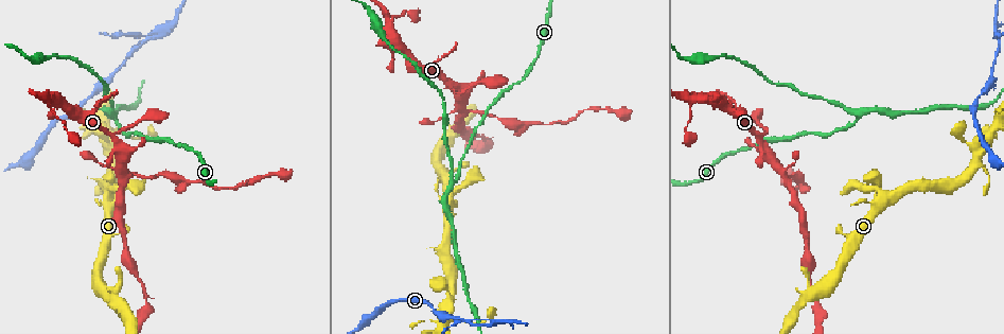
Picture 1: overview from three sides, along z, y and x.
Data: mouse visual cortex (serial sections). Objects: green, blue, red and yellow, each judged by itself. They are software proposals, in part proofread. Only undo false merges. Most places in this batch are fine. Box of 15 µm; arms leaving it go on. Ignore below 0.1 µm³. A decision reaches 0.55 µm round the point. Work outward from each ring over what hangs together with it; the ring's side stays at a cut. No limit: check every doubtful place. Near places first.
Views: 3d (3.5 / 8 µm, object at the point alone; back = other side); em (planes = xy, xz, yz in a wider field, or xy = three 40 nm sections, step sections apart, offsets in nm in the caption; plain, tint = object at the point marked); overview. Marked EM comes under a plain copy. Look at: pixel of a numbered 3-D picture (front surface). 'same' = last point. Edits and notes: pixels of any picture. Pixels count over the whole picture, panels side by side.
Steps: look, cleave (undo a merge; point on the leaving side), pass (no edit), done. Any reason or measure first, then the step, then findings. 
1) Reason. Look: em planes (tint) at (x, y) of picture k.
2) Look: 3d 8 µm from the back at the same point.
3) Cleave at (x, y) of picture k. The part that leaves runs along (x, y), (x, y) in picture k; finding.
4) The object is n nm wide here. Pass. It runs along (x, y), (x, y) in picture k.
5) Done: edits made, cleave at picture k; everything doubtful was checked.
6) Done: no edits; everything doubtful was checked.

Two arms in line, one across. Look: 3d 3.5 µm at (783, 174) of picture 1.

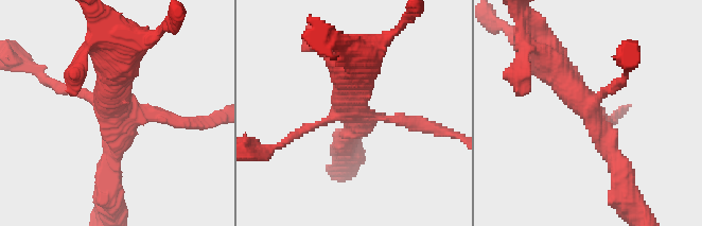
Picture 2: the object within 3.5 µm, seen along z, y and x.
Need the tissue. Look: em planes (tint) at (123, 116) of picture 2.

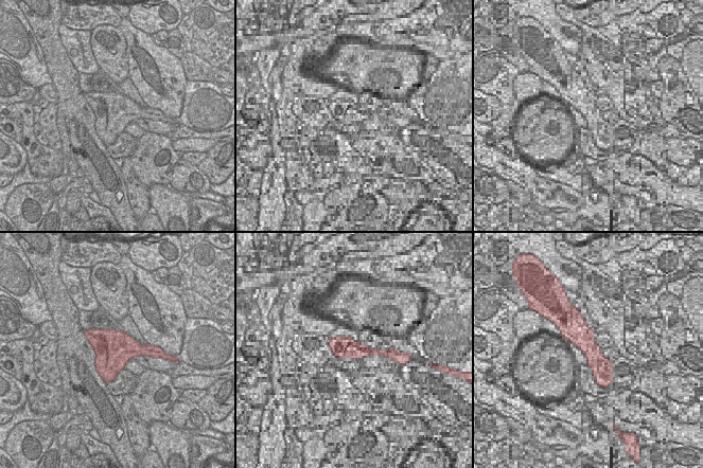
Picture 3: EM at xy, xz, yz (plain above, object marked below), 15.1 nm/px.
Pass. It runs along (546, 56), (593, 115), (619, 174) in picture 2; continuous, no second cell.

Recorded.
Sudden change in width. Look: 3d 3.5 µm at (203, 181) of picture 1.

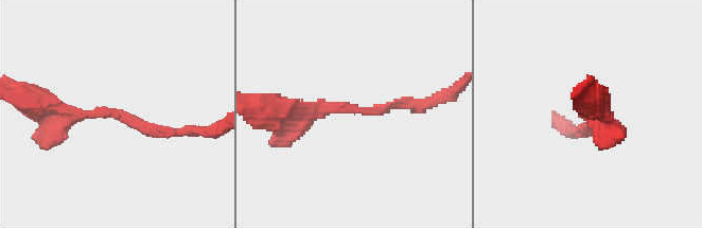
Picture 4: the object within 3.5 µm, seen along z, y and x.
Look: em xy step 2 (tint) at (121, 112) of picture 4.

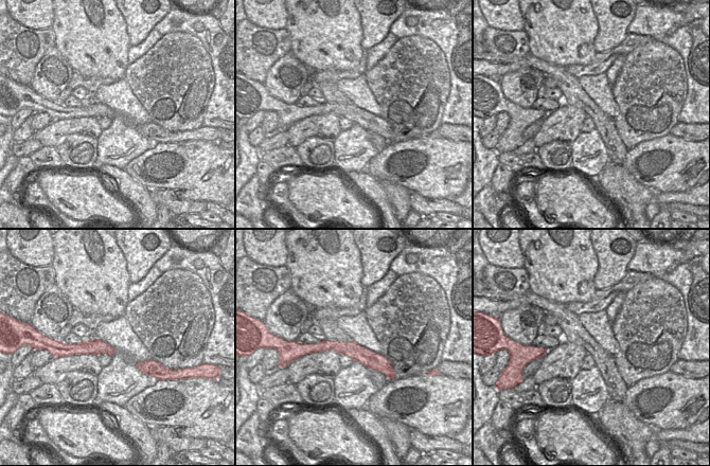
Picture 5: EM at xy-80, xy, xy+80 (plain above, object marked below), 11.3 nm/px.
The arms are 150, 200 nm wide. Pass. One cell here.

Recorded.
Sharp bend. Look: 3d 8 µm at (113, 116) of picture 1.

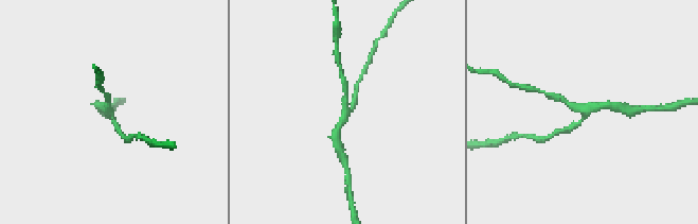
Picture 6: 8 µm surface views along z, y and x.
3 arms meet here; the arms are 150, 200, 250 nm wide. Look: em xy step 5 (tint) at (111, 114) of picture 6.

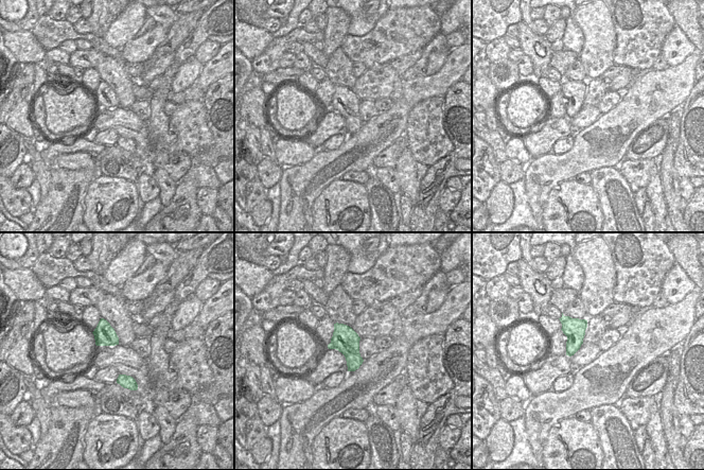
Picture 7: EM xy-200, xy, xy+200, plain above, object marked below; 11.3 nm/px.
Pass. It runs along (120, 130), (108, 108), (108, 97) in picture 6; one cell here.

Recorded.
A narrow waist. Look: 3d 8 µm at (148, 35) of picture 1.

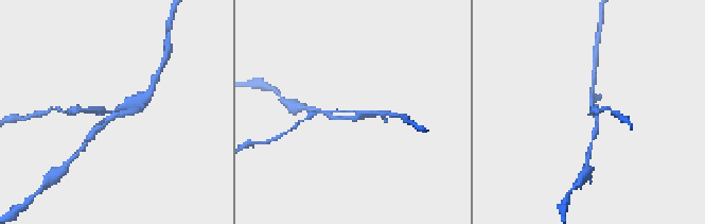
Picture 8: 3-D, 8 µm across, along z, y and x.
Look: em xy step 2 (tint) at (116, 106) of picture 8.

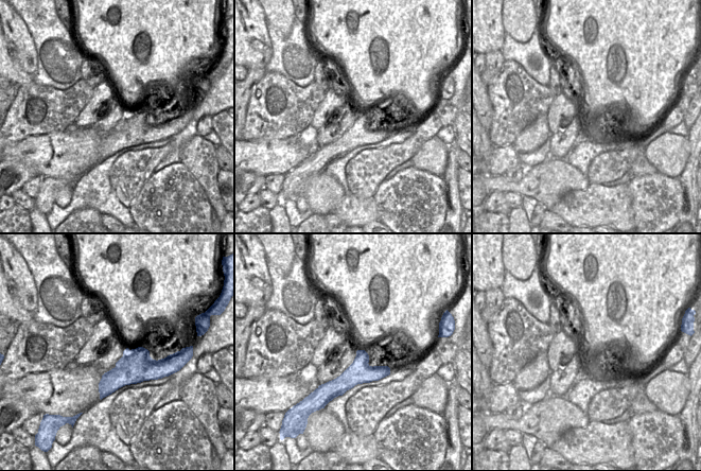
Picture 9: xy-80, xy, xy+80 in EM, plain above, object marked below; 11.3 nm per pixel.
Cleave at (101, 109) of picture 8. A second cell is stuck on.

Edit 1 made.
Done: edits made, cleave at picture 8; everything doubtful was checked.

